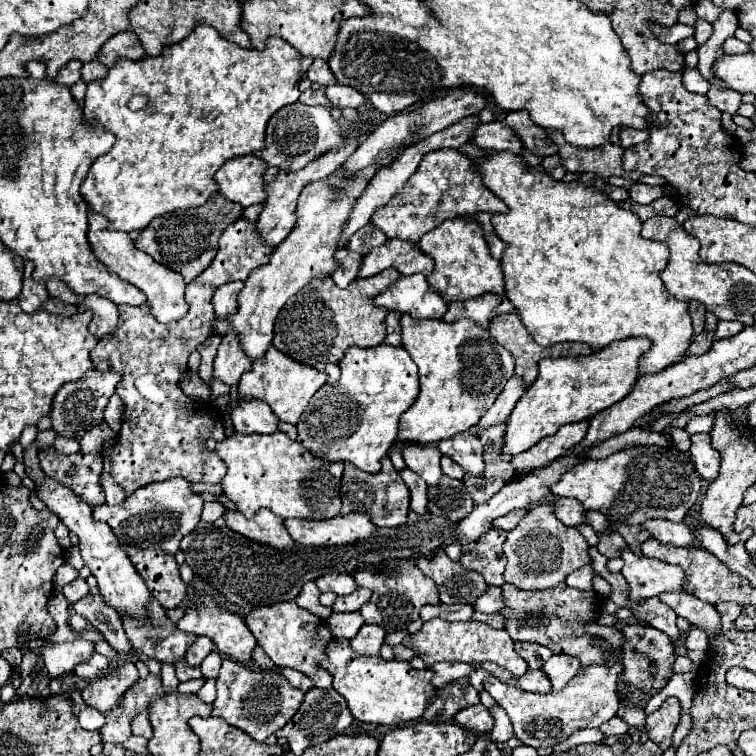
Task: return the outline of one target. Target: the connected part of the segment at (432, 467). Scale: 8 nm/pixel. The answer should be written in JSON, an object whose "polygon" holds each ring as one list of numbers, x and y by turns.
{"polygon":[[409,444,403,450,403,460,407,464,407,468,411,468,415,474,419,474,427,484,435,486,435,482,439,482,441,478,441,452,435,446,415,446]]}

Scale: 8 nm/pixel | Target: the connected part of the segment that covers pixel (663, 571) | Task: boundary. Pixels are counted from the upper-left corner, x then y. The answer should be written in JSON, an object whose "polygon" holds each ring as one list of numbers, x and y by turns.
{"polygon":[[629,548,621,550,621,558,625,562,621,574,629,584,629,600,653,598,661,592,683,592,683,570,679,566,637,556]]}

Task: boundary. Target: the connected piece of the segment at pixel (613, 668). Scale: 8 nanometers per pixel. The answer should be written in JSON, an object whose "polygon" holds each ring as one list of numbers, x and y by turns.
{"polygon":[[586,624,587,632,606,638,606,641,615,649,615,660,609,666,585,666,579,668,579,672,569,680,569,684,559,690,559,692,549,692,549,694,531,694,523,692,519,688,507,686,499,682,495,676,487,676,483,680,485,690,495,698,499,706,505,708,509,714,513,726,515,726,515,736,533,748,547,748,563,742,567,736,571,736,577,730,583,728,599,728,601,724,609,722,619,708,619,698,615,698,615,688,617,688,617,678,621,674,621,642,623,642,623,632,617,628,607,628,599,624]]}

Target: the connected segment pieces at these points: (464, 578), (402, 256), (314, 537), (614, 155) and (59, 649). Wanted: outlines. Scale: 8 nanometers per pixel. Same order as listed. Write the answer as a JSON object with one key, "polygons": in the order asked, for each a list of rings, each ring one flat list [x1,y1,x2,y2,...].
{"polygons":[[[445,552,435,554,431,560,417,558,415,564,437,584,443,604,471,604,487,590,485,580,477,572,469,572,459,562,451,562]],[[391,238,383,246,371,250,365,256,359,276,369,278,387,268,397,268,403,276,409,276,409,274,429,276,433,270,433,258,423,254,417,244,403,242,399,238]],[[347,514,329,520,285,520,287,532,303,546,343,546,375,534,367,514]],[[615,127,612,130,610,140,599,148,577,148,571,146,561,130,549,130,551,140,559,146,561,166,567,172,595,172,601,178,609,176,623,176,623,148,621,148,619,134,622,128]],[[73,640,73,642,61,642,61,644,45,644,39,648,39,654,45,662,47,668,47,676,38,685,38,695,45,689,51,678,63,676,67,672,71,672,79,662,87,662,87,658,91,658,93,654,93,642,89,640]]]}

